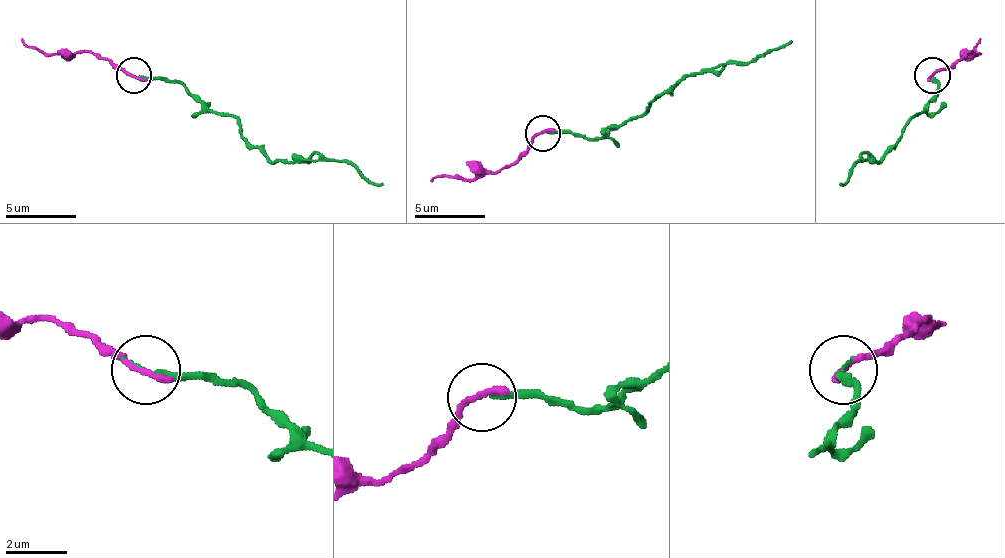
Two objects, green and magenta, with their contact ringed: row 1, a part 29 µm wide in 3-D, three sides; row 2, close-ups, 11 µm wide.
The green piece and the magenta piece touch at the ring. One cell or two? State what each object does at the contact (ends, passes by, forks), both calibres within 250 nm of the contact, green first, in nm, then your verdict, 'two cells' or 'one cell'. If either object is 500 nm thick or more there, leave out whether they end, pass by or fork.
green ends | magenta ends | 190/260 nm | two cells

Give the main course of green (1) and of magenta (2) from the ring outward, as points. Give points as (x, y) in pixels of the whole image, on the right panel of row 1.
1: (931, 74), (938, 92), (924, 110), (917, 113), (881, 160), (860, 160), (839, 184)
2: (931, 74), (967, 53), (977, 53), (981, 39)

